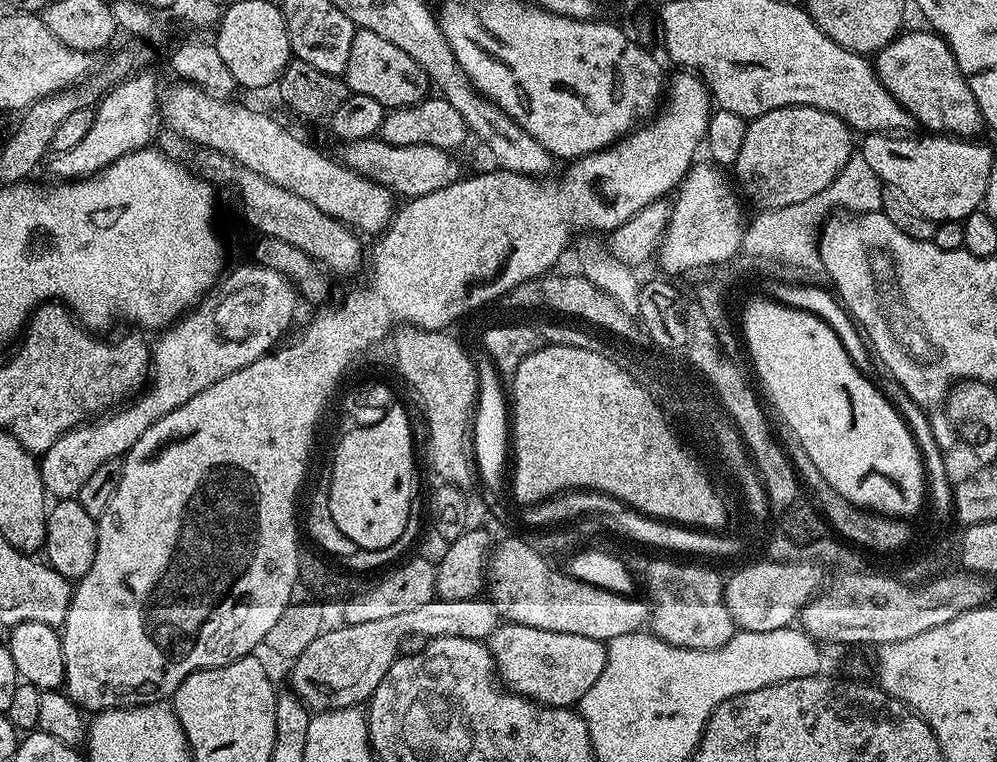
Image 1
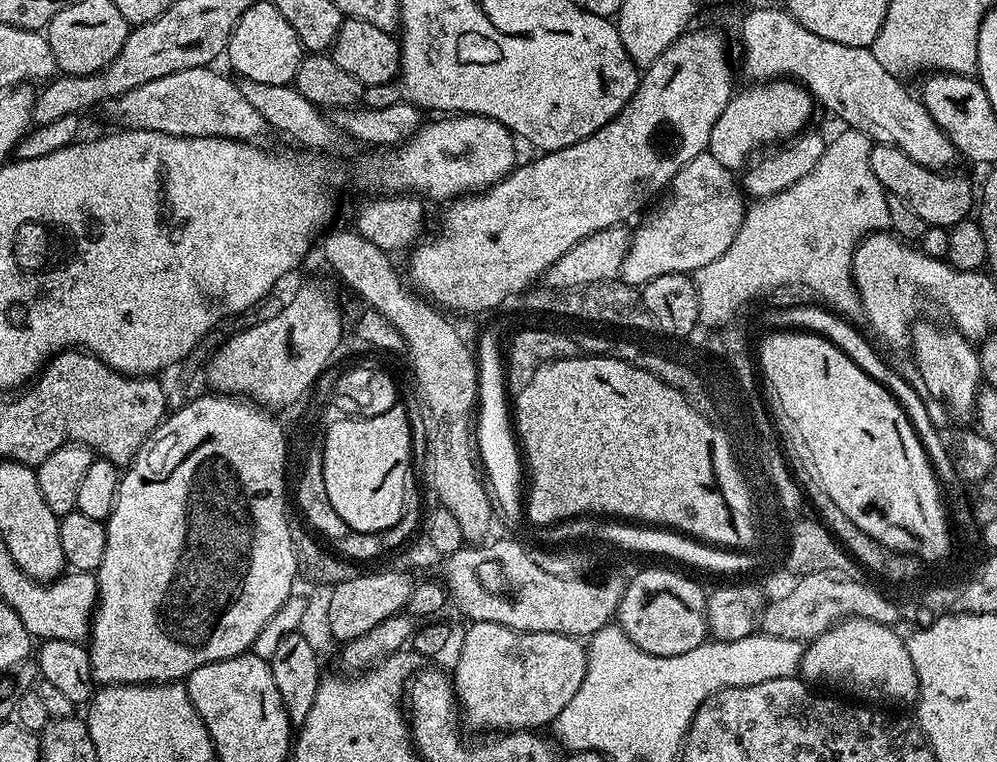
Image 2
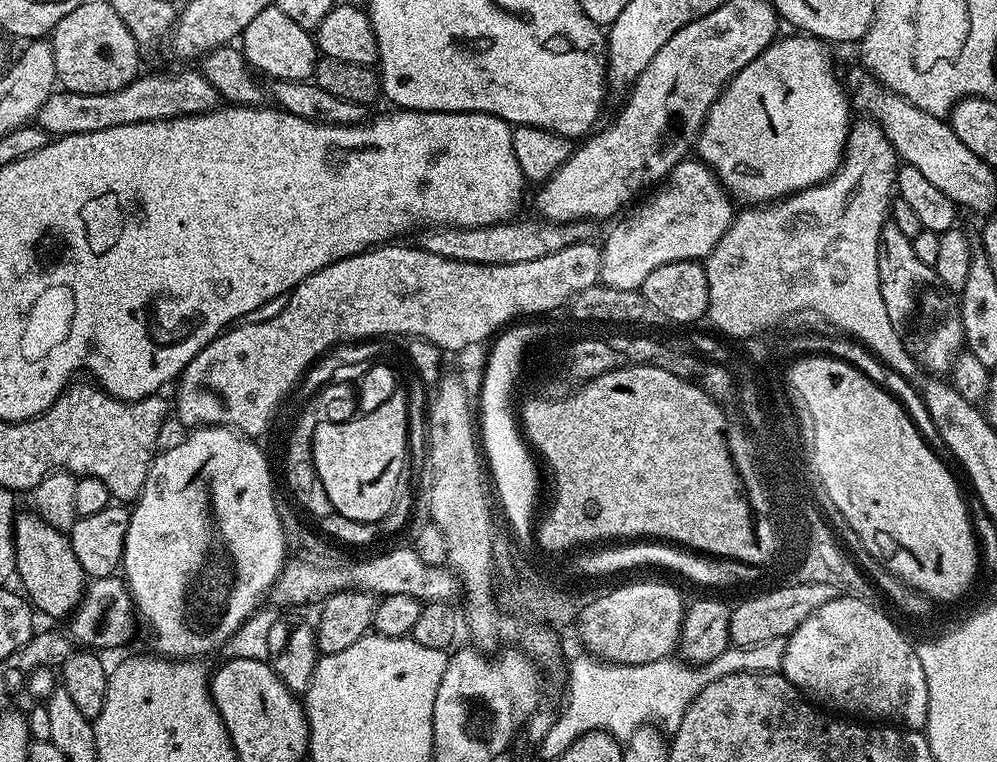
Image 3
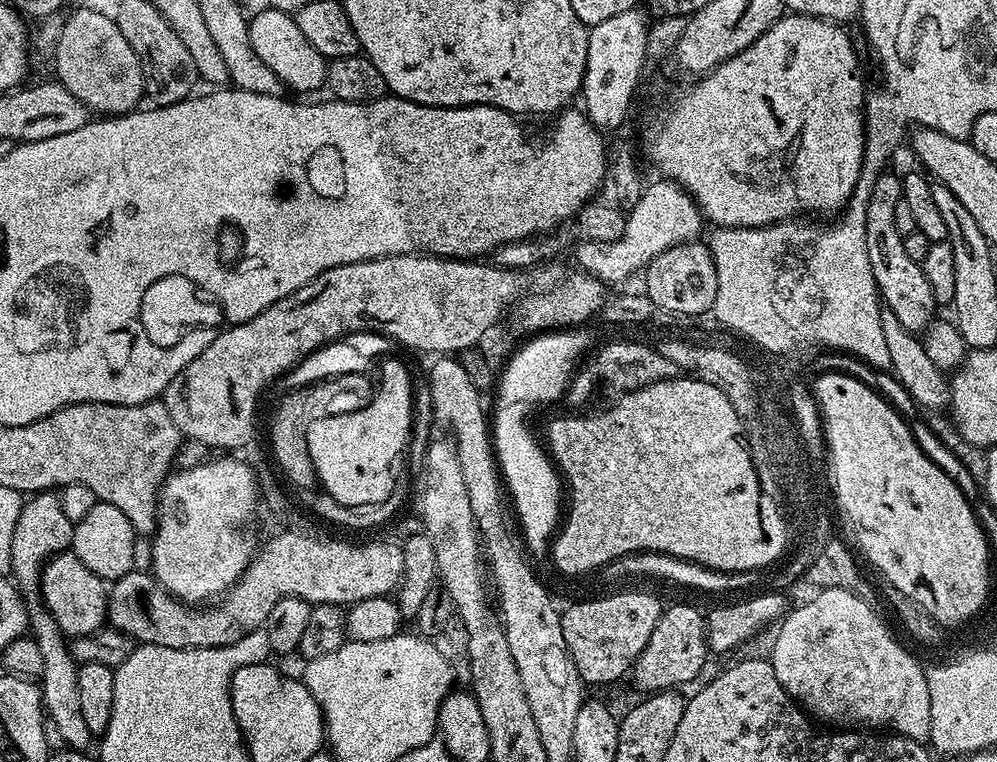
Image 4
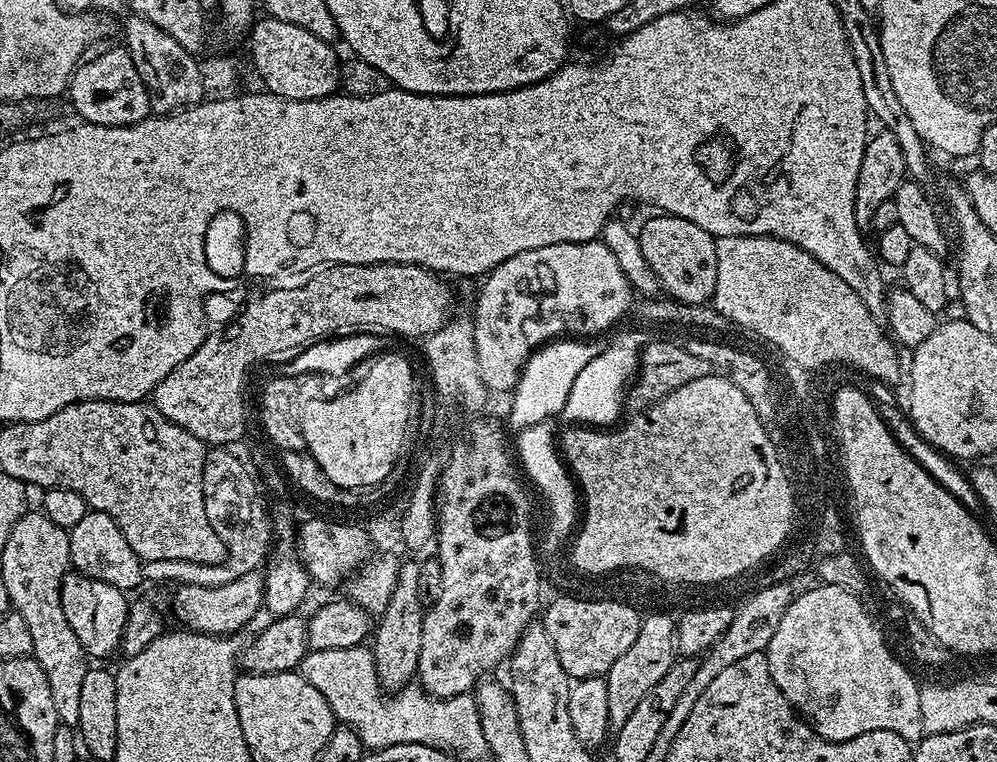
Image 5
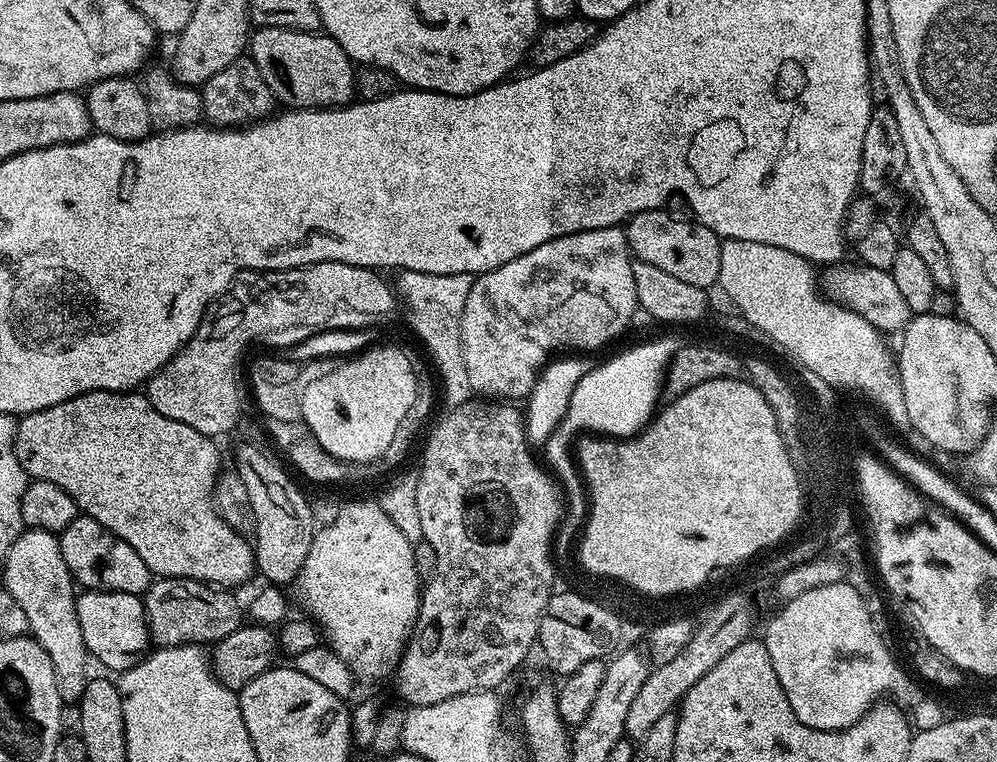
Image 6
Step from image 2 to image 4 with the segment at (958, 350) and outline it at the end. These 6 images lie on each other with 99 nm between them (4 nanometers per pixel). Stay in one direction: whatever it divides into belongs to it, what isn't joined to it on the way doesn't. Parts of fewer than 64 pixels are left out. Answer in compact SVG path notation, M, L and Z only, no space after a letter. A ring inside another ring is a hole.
M881 174L877 178L866 202L866 258L870 258L870 270L874 274L876 291L883 307L894 310L898 322L902 322L908 332L920 334L933 323L932 311L937 311L938 305L930 290L930 282L926 282L926 274L920 268L920 261L906 254L904 237L894 222L896 207L902 202L904 186L897 177L895 180L888 175Z

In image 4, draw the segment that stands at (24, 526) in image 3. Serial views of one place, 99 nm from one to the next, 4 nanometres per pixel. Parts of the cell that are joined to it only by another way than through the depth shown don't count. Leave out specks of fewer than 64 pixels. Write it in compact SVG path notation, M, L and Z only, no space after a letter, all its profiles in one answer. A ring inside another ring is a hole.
M70 550L53 556L40 571L40 599L68 638L89 636L91 632L98 632L105 627L109 591L106 581L86 570L86 566L82 566L82 562L78 562Z

